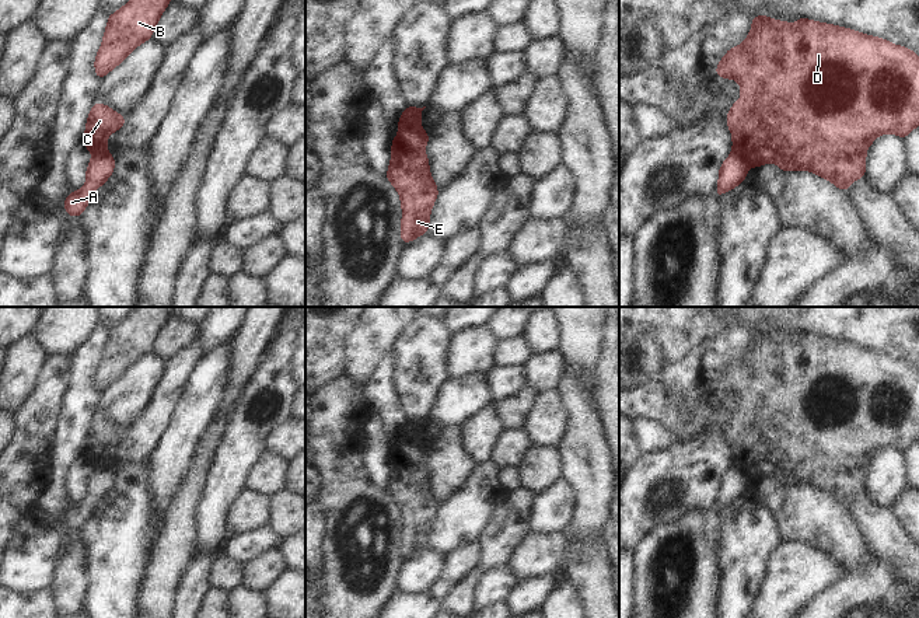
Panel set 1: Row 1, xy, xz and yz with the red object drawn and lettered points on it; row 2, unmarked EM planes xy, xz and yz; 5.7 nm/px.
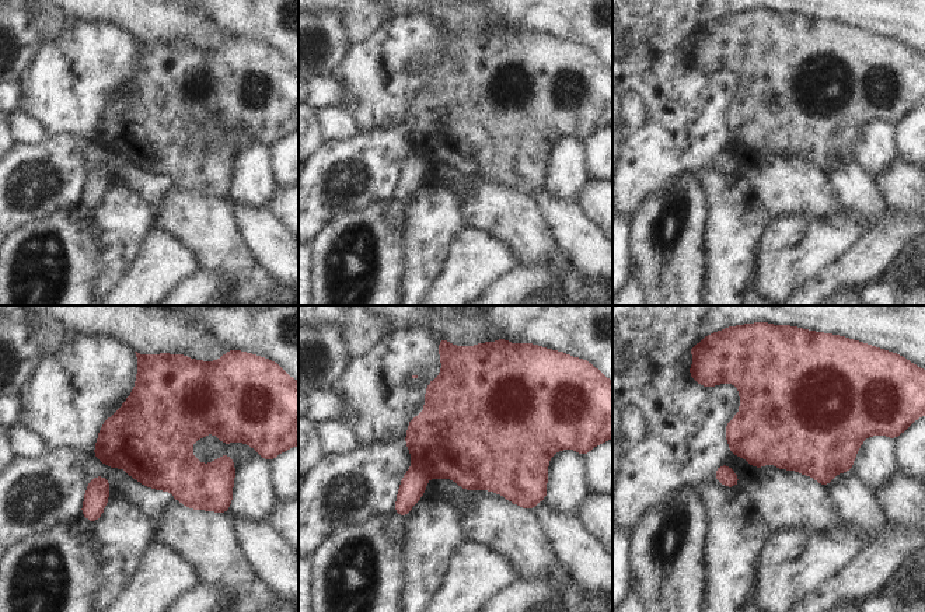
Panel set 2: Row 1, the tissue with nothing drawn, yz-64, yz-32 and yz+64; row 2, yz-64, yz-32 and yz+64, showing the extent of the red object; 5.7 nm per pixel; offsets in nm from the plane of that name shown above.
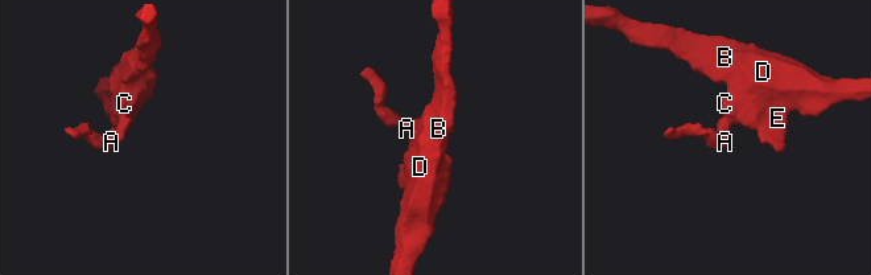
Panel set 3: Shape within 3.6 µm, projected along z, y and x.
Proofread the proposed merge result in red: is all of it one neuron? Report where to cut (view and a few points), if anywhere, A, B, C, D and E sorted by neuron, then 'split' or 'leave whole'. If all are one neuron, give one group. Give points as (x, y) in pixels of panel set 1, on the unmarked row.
cut yz (734, 464), (750, 479); groups A / B C D E; split

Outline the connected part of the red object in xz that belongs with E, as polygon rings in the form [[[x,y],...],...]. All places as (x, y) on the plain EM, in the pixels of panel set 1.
[[[408,420],[398,436],[399,448],[392,453],[392,472],[385,490],[401,509],[403,524],[401,554],[403,558],[427,547],[431,520],[438,503],[431,493],[424,461],[429,448],[420,441],[420,426]]]

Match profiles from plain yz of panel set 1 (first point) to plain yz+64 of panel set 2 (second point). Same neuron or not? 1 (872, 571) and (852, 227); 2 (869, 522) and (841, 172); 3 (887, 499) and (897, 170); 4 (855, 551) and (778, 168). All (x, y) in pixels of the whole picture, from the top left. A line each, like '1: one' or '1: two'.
1: two
2: one
3: two
4: one

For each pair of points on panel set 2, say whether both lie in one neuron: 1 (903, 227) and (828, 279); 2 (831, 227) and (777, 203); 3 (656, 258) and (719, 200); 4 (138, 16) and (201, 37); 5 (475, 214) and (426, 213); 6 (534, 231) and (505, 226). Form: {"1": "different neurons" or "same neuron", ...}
{"1": "same neuron", "2": "different neurons", "3": "different neurons", "4": "same neuron", "5": "different neurons", "6": "same neuron"}

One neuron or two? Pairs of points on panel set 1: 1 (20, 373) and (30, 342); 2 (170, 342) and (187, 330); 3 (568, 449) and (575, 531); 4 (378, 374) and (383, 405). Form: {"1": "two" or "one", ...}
{"1": "one", "2": "one", "3": "one", "4": "one"}

